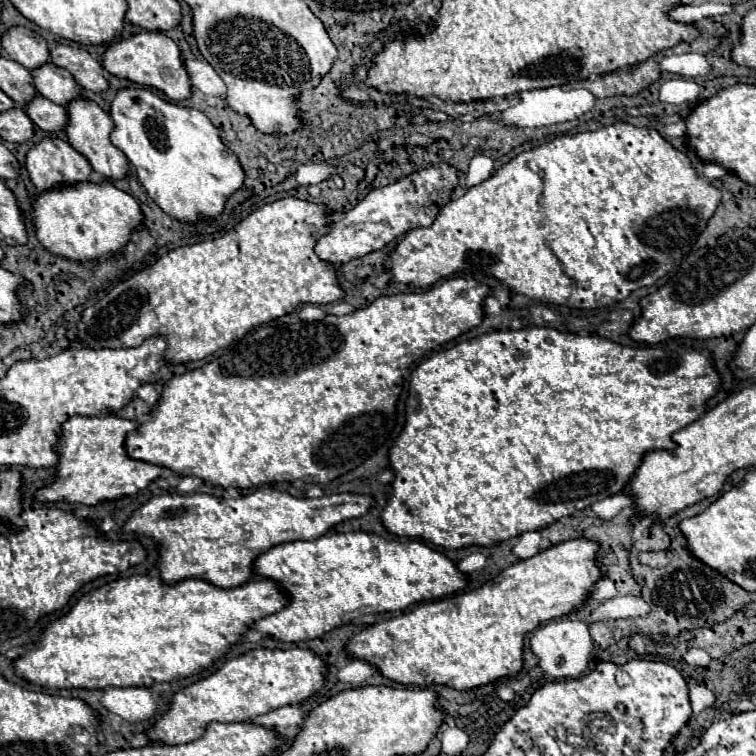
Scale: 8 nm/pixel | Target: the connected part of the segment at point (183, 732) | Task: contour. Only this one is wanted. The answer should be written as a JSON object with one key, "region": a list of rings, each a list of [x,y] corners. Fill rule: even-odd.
{"region":[[[253,649],[227,661],[211,677],[177,691],[171,709],[147,733],[155,743],[181,745],[199,739],[211,721],[247,721],[285,705],[297,705],[323,687],[327,669],[325,659],[311,649]]]}

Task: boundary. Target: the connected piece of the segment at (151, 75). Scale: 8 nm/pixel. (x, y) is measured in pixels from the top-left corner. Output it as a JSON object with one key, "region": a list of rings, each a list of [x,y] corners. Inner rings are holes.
{"region":[[[143,31],[139,35],[133,35],[131,39],[109,45],[103,55],[103,67],[119,79],[129,79],[133,83],[165,93],[169,101],[183,101],[191,95],[191,81],[185,71],[181,49],[175,45],[173,39],[159,31]]]}

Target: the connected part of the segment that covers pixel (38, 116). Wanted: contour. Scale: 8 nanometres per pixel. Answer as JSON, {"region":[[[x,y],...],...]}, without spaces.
{"region":[[[35,97],[33,103],[25,107],[25,113],[33,119],[33,123],[45,131],[45,133],[57,133],[63,131],[67,125],[67,109],[63,105],[57,105],[45,97]]]}

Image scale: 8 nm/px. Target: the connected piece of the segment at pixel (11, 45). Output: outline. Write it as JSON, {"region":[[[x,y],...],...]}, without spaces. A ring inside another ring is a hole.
{"region":[[[13,27],[1,41],[5,53],[21,63],[25,69],[33,71],[45,63],[49,63],[49,47],[47,41],[27,27]]]}

